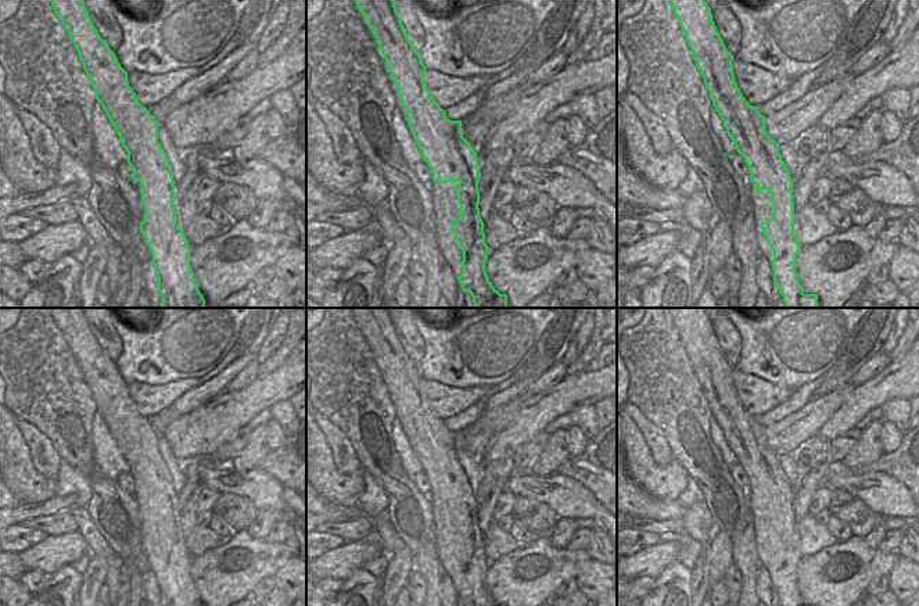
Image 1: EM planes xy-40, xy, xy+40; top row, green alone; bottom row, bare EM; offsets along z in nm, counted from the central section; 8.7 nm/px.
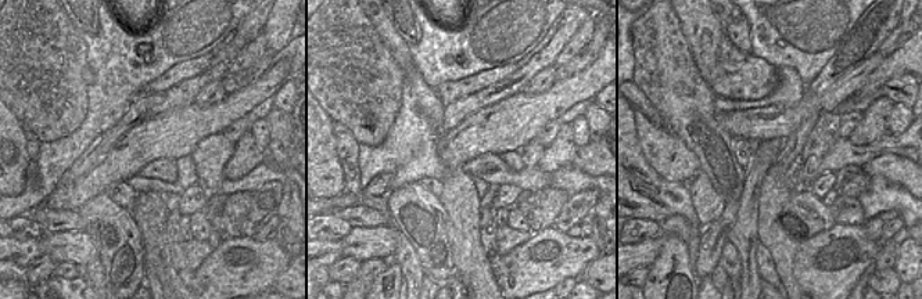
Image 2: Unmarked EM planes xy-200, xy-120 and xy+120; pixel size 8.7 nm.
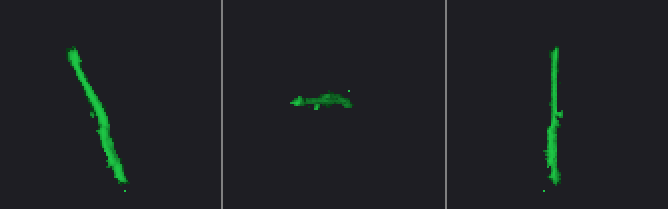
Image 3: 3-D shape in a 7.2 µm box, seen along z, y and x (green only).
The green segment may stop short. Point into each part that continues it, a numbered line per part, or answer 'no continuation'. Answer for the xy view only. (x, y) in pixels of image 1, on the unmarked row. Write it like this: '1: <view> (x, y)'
no continuation.

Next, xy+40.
no continuation.

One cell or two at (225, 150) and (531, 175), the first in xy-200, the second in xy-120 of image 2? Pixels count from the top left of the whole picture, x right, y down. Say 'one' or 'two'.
two

